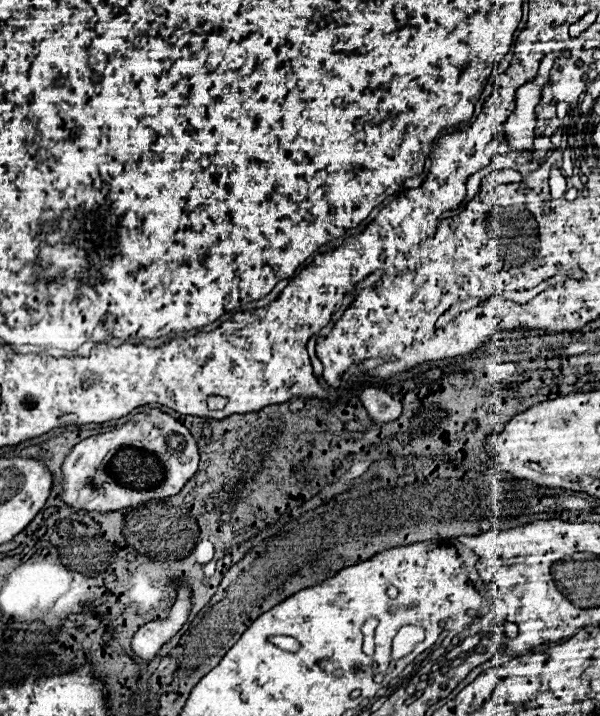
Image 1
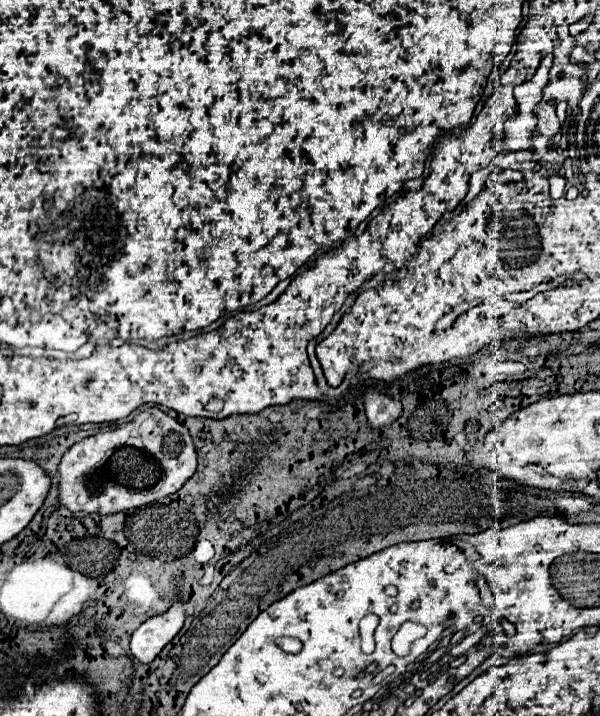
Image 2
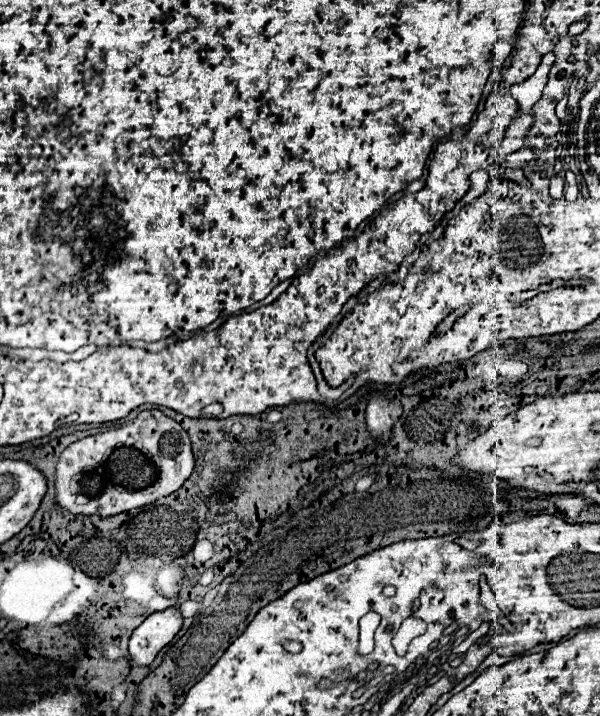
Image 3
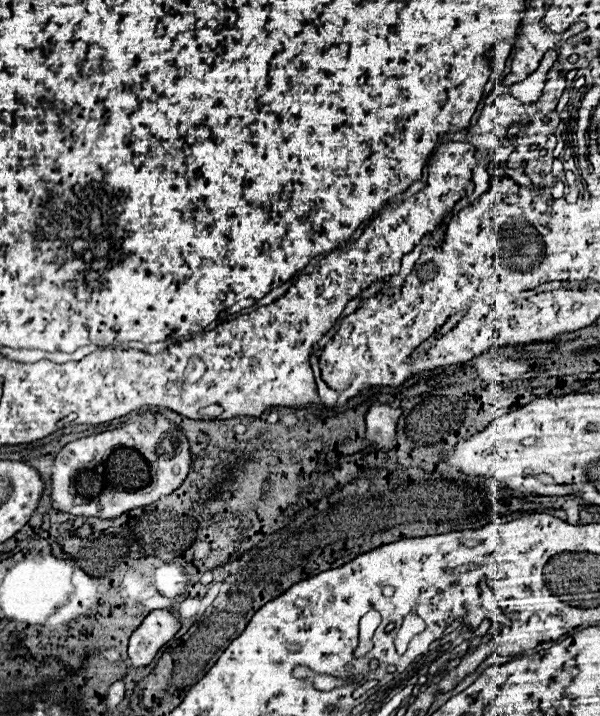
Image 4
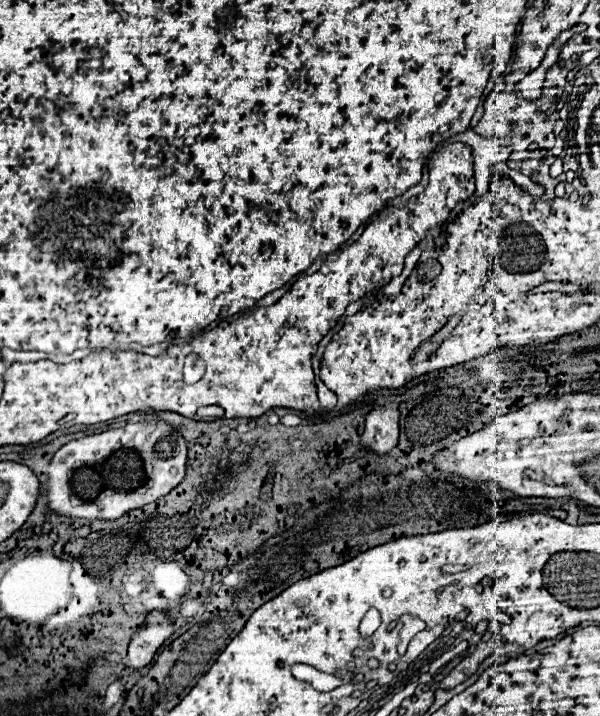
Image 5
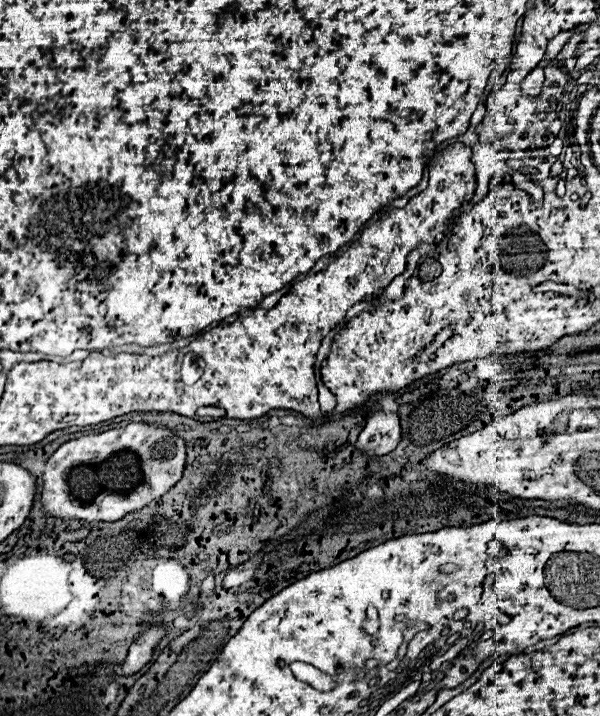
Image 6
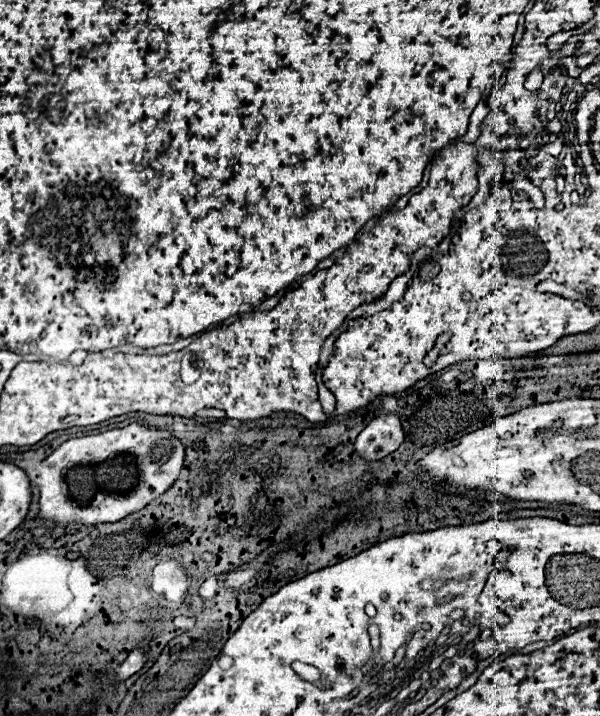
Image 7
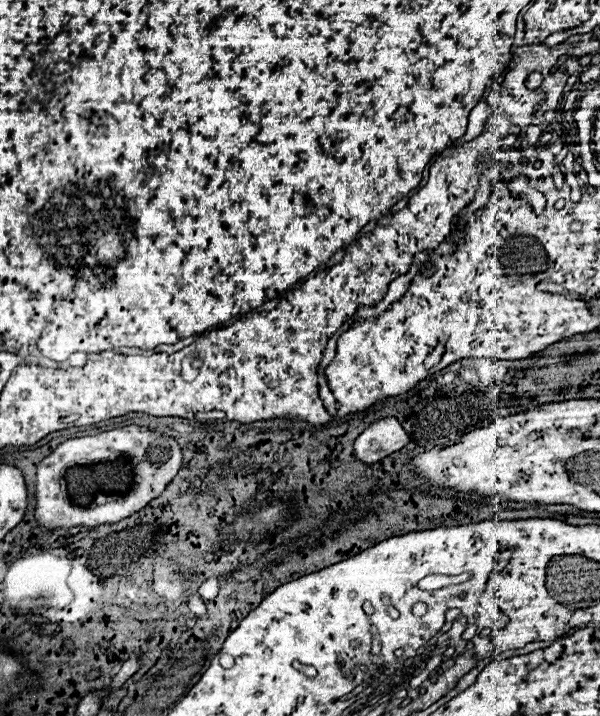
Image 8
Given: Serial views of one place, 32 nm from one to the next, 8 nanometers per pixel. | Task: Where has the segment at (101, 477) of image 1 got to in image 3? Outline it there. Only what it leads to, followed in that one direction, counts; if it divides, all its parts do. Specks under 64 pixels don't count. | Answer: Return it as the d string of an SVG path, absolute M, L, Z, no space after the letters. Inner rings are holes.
M150 410L150 412L142 412L134 422L128 422L118 430L108 430L108 432L86 436L78 442L72 442L56 462L54 500L56 500L56 506L72 514L110 518L110 516L152 504L158 498L176 492L192 472L194 472L194 454L192 454L192 446L186 430L178 422L164 416L162 412Z

